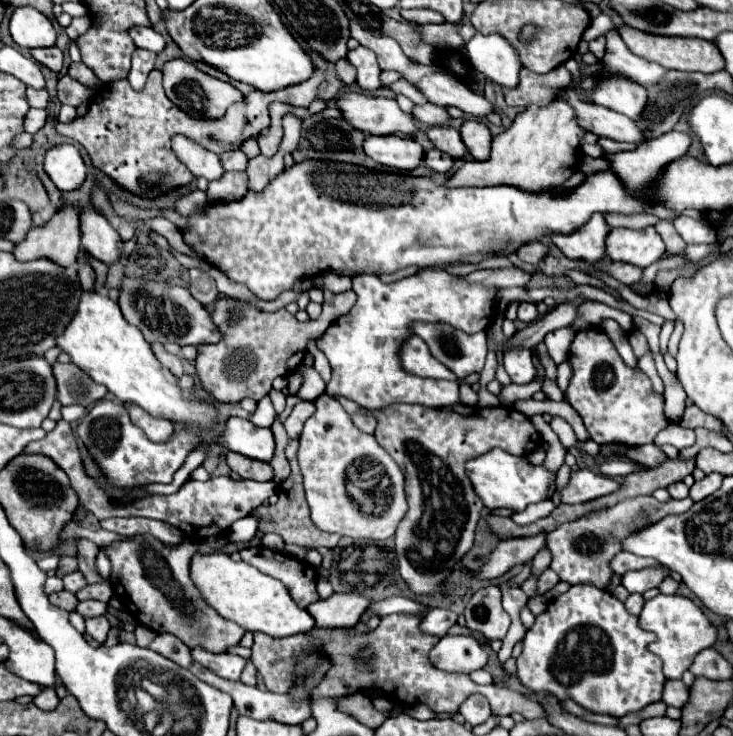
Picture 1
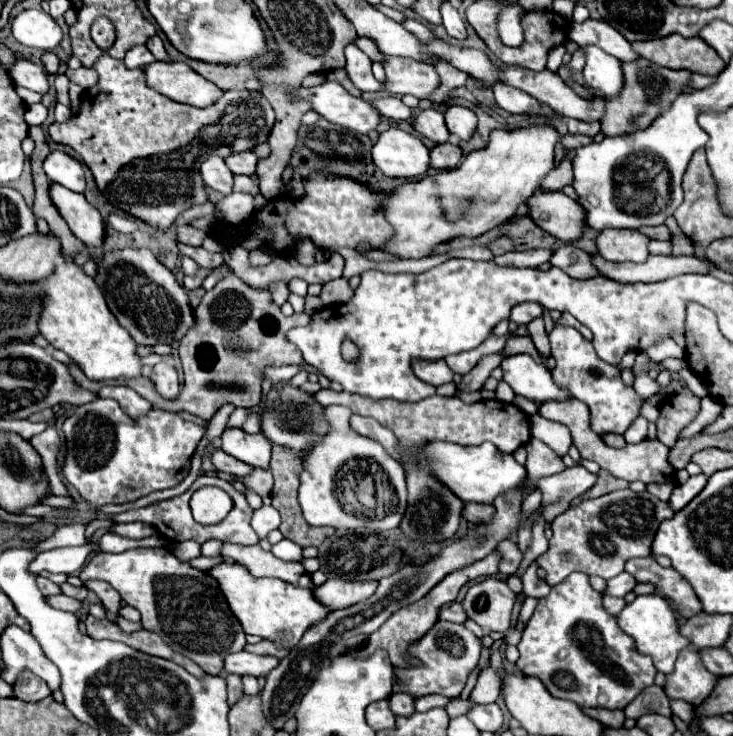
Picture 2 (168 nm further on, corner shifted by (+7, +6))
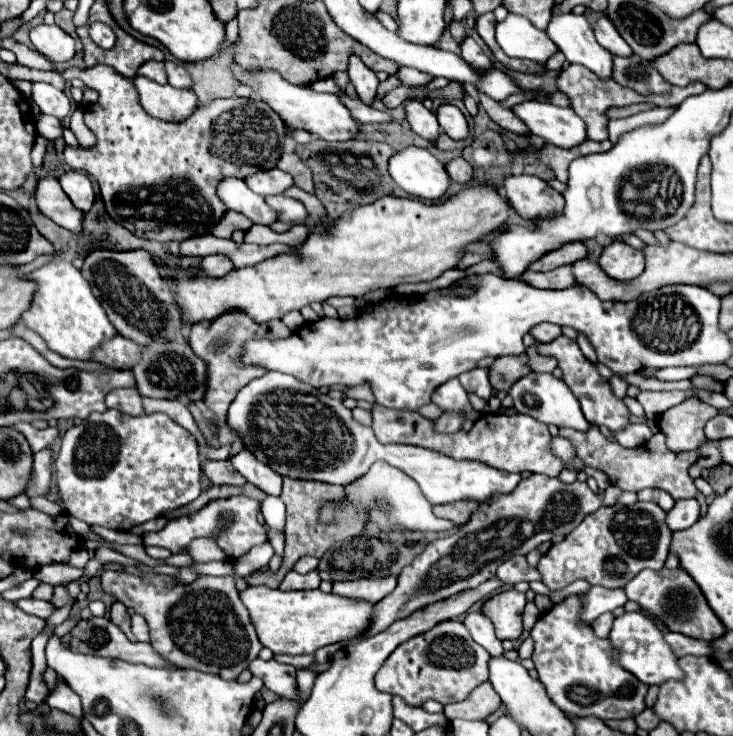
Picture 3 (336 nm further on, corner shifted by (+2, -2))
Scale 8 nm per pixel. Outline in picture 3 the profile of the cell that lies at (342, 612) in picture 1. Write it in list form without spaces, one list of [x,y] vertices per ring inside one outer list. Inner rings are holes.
[[[395,576],[387,578],[359,578],[351,582],[333,582],[333,594],[351,598],[351,600],[365,600],[365,602],[379,602],[397,586]]]

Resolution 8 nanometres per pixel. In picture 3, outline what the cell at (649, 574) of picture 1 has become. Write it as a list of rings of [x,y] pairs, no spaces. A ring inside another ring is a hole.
[[[593,586],[589,592],[581,594],[583,600],[583,612],[581,612],[581,620],[583,622],[593,622],[597,616],[605,614],[605,612],[613,612],[615,608],[623,606],[627,602],[625,590],[623,588],[601,588],[601,586]]]

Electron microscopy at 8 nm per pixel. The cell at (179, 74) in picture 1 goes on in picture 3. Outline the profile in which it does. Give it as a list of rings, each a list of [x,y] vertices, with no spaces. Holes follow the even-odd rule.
[[[135,76],[133,80],[141,106],[155,118],[161,120],[185,120],[199,106],[197,94],[191,88],[173,88],[169,84],[157,84],[155,80],[145,80]]]

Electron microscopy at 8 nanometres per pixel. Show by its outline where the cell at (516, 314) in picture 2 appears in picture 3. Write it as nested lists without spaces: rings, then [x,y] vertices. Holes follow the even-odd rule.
[[[537,324],[537,328],[531,328],[531,336],[539,342],[551,342],[557,336],[561,336],[561,326],[555,324]]]

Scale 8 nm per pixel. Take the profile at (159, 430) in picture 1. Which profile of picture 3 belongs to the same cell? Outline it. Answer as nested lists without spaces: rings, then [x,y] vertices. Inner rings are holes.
[[[135,388],[111,390],[105,396],[105,404],[107,404],[107,408],[121,410],[123,414],[129,414],[129,416],[143,416],[145,414],[143,398],[141,398],[141,394]]]

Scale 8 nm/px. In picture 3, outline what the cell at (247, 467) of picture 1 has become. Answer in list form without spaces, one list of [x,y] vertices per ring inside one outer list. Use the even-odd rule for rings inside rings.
[[[203,460],[203,472],[207,474],[207,478],[213,484],[235,484],[235,486],[243,486],[247,480],[235,472],[235,468],[229,464],[229,460]]]

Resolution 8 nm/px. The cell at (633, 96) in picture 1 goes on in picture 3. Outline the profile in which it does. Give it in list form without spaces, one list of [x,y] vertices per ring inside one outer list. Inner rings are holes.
[[[561,14],[553,16],[547,26],[547,36],[565,54],[567,62],[581,64],[595,72],[601,80],[611,78],[613,56],[599,46],[585,16]]]

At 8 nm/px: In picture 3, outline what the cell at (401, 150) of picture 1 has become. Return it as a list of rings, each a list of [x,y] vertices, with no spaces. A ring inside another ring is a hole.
[[[419,146],[395,152],[389,158],[389,174],[407,194],[425,200],[439,200],[449,186],[445,166],[427,148]]]

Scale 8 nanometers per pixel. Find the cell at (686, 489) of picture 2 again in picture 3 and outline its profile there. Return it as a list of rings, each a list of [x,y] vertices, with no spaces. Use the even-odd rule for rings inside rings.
[[[687,498],[687,500],[677,500],[675,506],[667,512],[667,526],[675,530],[685,530],[697,522],[701,514],[701,504],[697,498]]]

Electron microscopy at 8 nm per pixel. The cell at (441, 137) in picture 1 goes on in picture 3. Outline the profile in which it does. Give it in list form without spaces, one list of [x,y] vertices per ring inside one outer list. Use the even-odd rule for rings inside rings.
[[[409,100],[405,108],[411,130],[429,142],[437,142],[437,138],[441,136],[441,126],[435,112],[427,110],[419,100]]]

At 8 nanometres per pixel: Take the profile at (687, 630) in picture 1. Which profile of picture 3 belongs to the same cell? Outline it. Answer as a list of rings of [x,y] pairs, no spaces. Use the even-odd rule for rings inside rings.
[[[625,612],[623,616],[619,616],[613,622],[609,640],[619,650],[621,666],[625,670],[629,670],[631,674],[635,674],[641,682],[651,686],[651,684],[663,684],[667,680],[681,680],[683,678],[681,666],[677,666],[679,658],[669,648],[669,644],[665,644],[663,632],[659,630],[657,622],[651,616],[647,616],[643,612]]]

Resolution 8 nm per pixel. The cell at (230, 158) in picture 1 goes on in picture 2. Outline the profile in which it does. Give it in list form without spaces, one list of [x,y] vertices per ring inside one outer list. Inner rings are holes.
[[[244,152],[244,154],[232,154],[226,160],[226,166],[234,172],[234,174],[244,174],[244,176],[252,176],[256,174],[256,164],[258,164],[258,156],[254,152]]]

